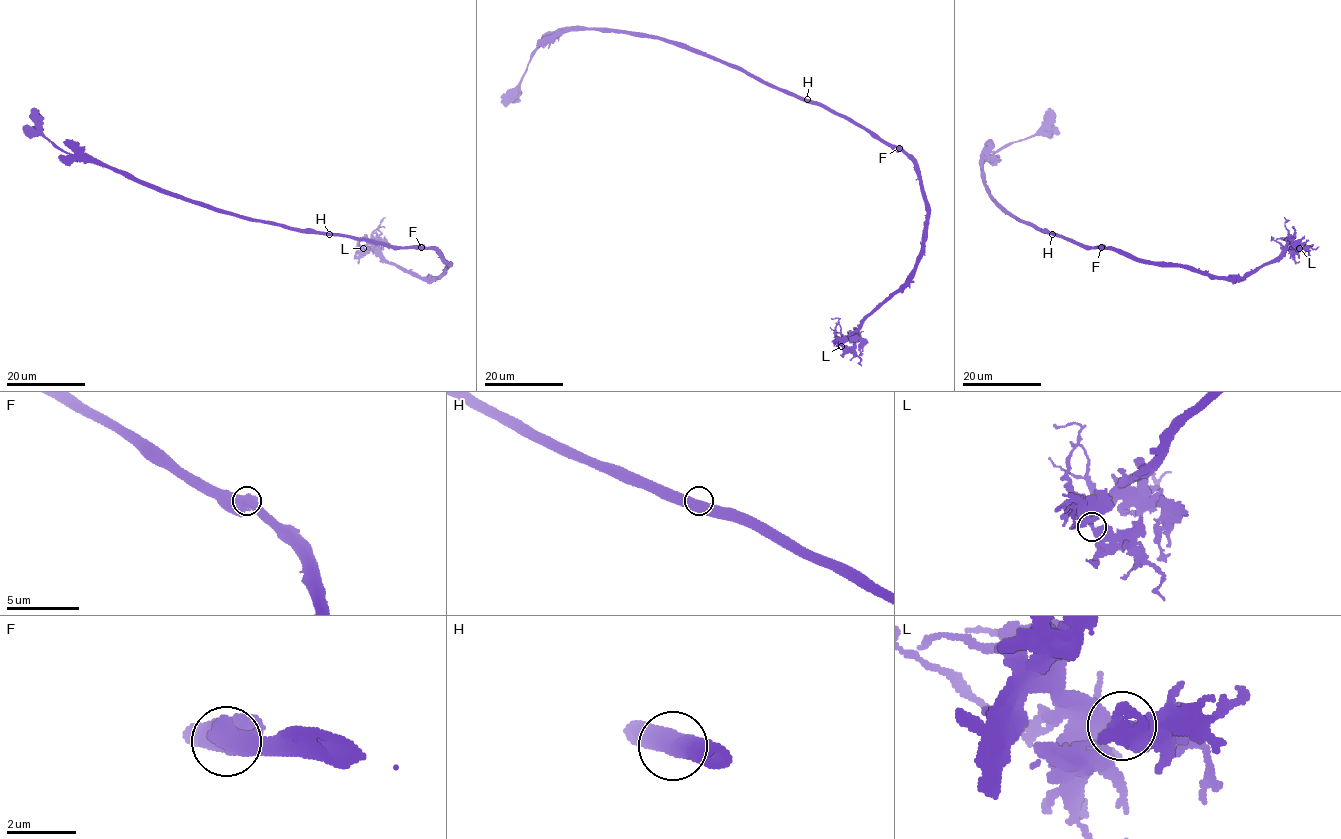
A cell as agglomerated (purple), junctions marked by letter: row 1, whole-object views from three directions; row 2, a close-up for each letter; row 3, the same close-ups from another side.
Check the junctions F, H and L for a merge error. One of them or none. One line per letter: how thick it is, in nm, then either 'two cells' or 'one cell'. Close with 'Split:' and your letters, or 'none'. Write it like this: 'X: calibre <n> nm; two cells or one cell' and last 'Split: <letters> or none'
F: calibre 750 nm; two cells
H: calibre 550 nm; one cell
L: calibre 440 nm; one cell
Split: F

